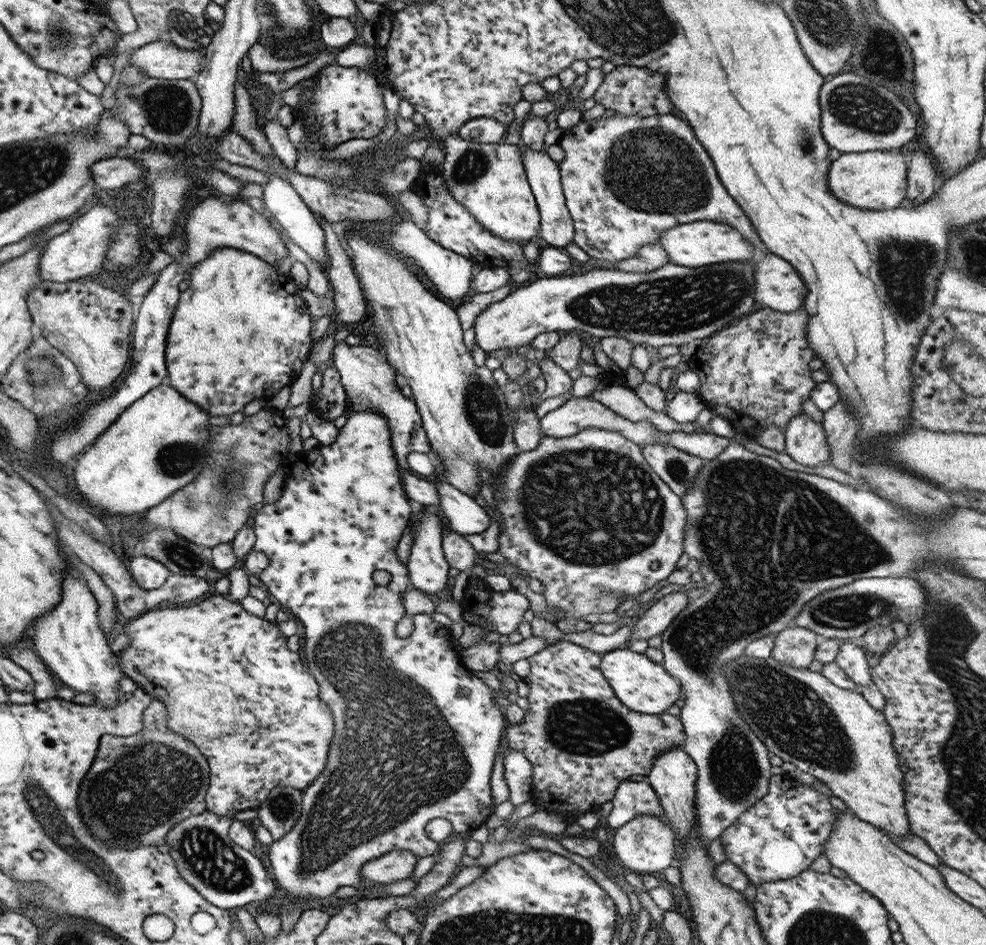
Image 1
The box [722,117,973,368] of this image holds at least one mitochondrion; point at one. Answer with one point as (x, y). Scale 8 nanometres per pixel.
(905, 265)

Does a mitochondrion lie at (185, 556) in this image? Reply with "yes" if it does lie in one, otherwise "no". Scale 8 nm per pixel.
yes

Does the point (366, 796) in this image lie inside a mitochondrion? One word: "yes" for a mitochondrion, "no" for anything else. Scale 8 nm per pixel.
yes

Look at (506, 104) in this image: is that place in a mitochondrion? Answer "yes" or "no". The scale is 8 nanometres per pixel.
no

